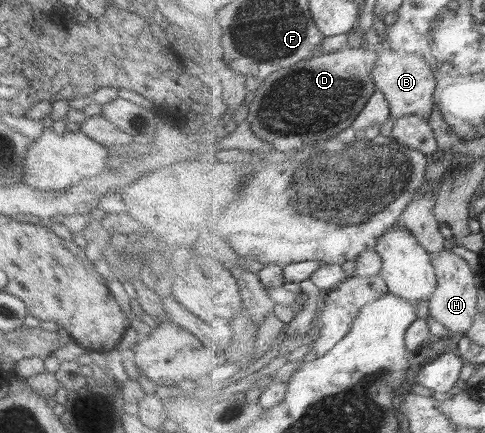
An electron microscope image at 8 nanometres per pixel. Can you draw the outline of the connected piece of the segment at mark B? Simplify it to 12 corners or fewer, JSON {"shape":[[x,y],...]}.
{"shape":[[383,41],[372,76],[395,121],[431,117],[439,82],[418,54]]}

